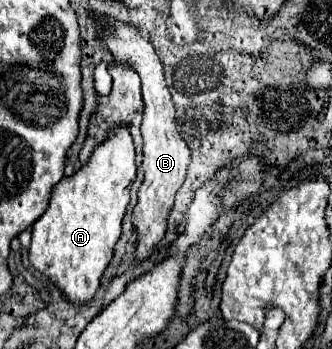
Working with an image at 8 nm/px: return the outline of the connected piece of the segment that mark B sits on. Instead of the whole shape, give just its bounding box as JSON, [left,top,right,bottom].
[103,22,191,264]

